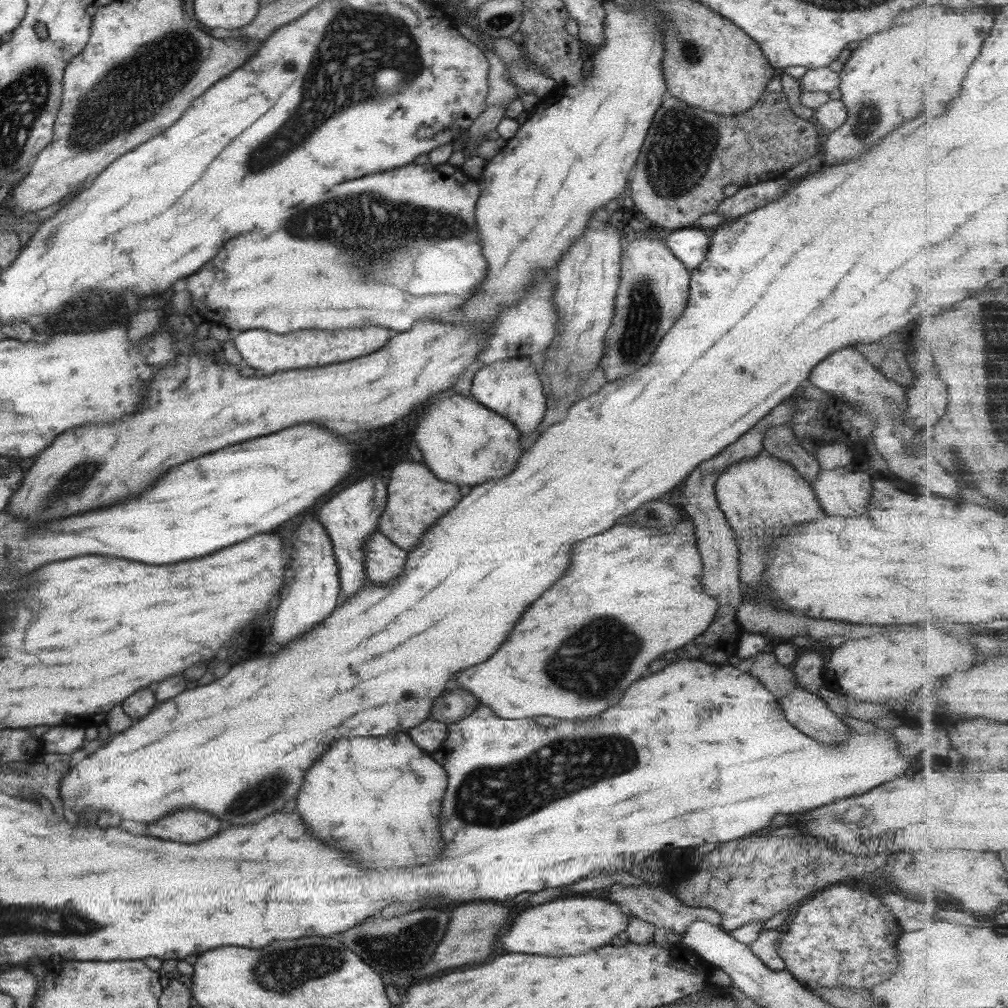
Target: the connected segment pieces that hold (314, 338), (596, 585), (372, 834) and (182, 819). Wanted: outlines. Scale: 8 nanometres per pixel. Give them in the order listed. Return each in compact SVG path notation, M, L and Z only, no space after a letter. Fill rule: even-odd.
M369 326L363 330L296 330L287 335L272 334L265 330L244 330L233 338L233 344L242 358L243 364L249 364L254 370L261 370L261 374L273 374L281 370L297 370L303 366L319 367L333 362L345 362L349 358L365 357L373 351L379 350L390 338L389 329Z
M683 513L680 521L666 529L639 530L623 522L601 534L581 539L570 550L571 566L567 574L529 606L497 654L483 664L461 670L455 680L489 708L491 714L509 720L533 716L585 720L615 706L623 690L645 676L651 660L691 642L705 632L715 616L717 601L704 593L699 584L702 562L699 562L695 540L694 526ZM563 648L567 648L569 664L553 658L553 654L561 656Z
M393 734L389 738L341 738L337 740L329 752L321 758L319 764L311 766L305 774L303 786L297 794L295 812L301 822L305 822L307 830L327 846L335 846L337 850L345 850L353 860L363 860L373 870L399 870L403 864L421 864L431 862L441 850L441 832L437 814L441 812L441 798L445 794L447 776L445 770L433 762L430 756L423 754L407 734ZM317 768L323 768L323 776L317 780ZM337 768L343 770L343 780L333 780L337 776Z
M183 810L169 814L155 824L149 824L145 828L145 834L171 842L201 842L217 834L219 826L221 824L205 812Z

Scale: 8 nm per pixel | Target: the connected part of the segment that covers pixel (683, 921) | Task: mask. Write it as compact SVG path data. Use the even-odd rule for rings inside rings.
M614 883L605 890L610 902L616 903L624 909L628 915L632 915L639 920L650 922L654 928L669 928L676 935L683 934L686 927L696 920L708 922L713 926L718 926L721 922L721 915L707 907L690 907L680 903L671 892L667 892L664 885L621 885Z

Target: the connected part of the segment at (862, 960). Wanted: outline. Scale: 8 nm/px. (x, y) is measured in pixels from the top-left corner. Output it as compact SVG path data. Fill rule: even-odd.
M832 885L823 888L788 917L787 931L780 935L776 951L784 969L806 988L869 988L885 982L897 968L895 944L899 936L901 928L897 920L883 910L877 898L861 891L859 886Z

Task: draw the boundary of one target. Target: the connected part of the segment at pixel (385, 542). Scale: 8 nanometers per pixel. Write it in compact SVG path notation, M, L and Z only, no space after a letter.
M378 531L370 534L364 553L366 577L372 584L390 583L402 573L406 565L407 553Z

